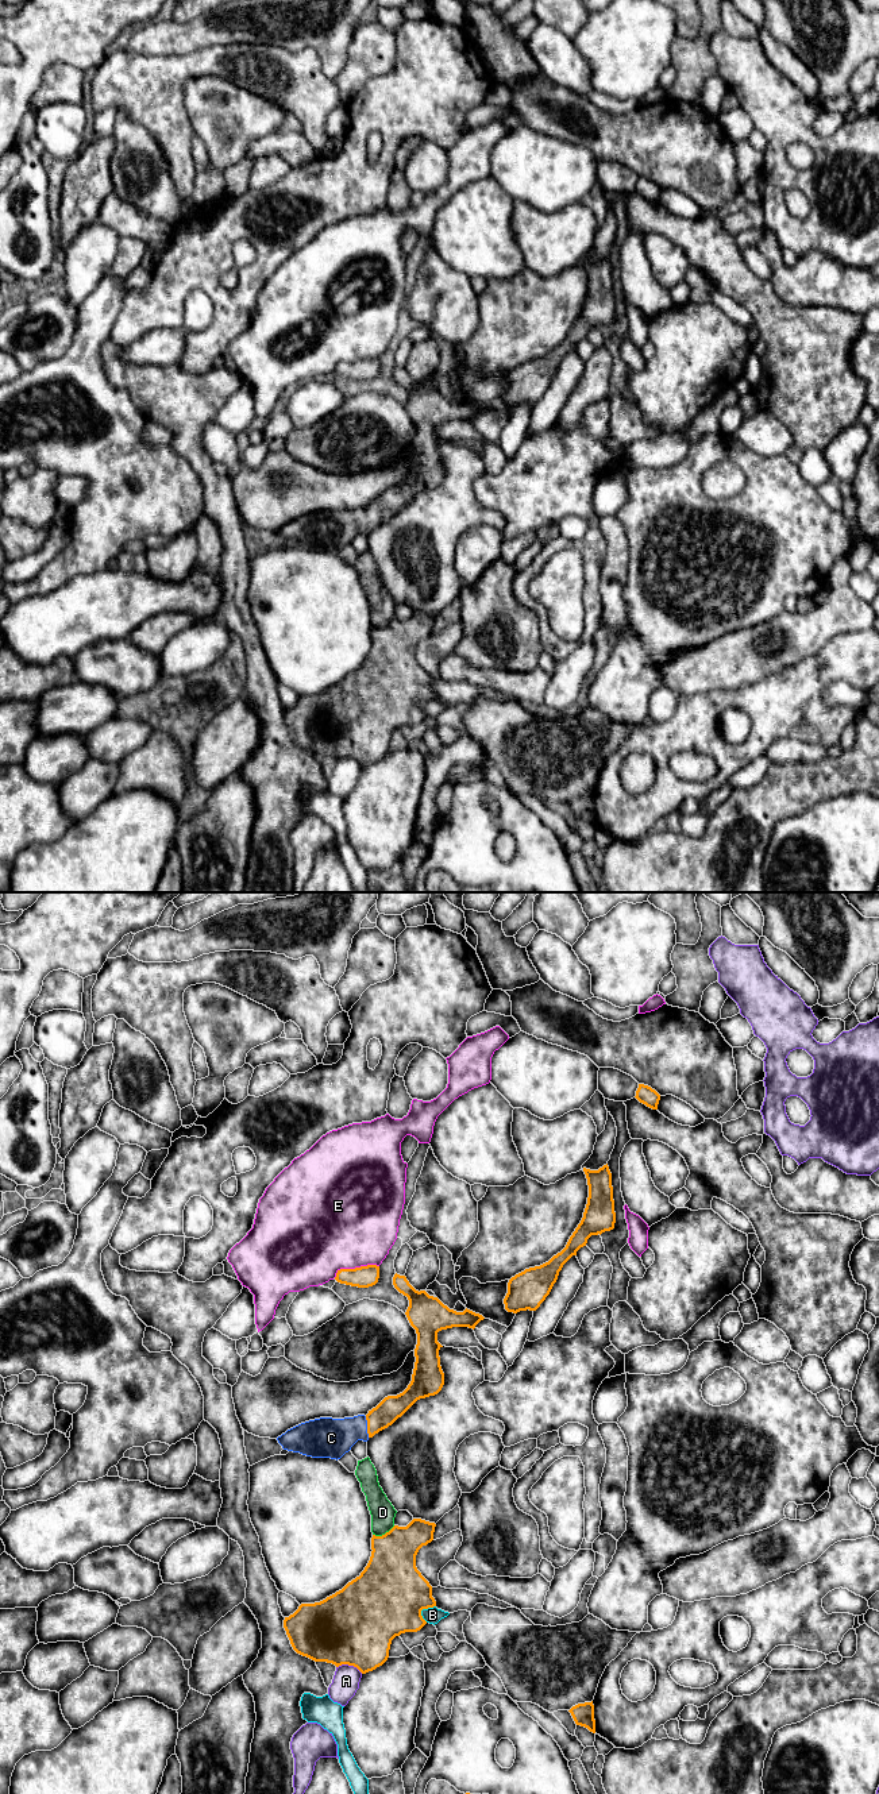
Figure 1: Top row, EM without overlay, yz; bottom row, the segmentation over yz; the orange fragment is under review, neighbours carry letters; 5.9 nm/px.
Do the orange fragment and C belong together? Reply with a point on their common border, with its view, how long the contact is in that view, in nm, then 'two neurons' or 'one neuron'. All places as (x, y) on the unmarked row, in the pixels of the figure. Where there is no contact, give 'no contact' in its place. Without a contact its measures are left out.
yz (367, 520) | 130 nm | one neuron

